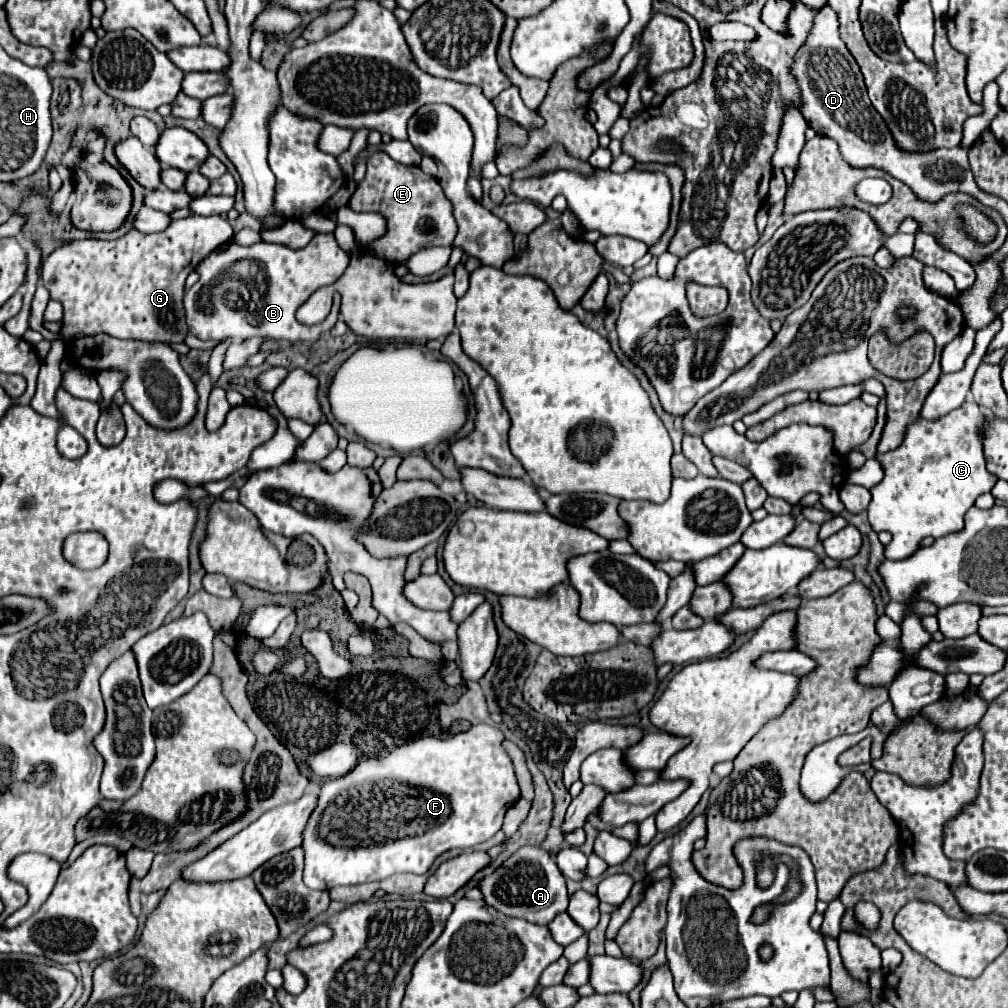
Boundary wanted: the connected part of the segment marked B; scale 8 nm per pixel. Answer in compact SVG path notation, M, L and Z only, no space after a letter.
M333 233L315 235L307 247L297 249L297 251L293 251L285 245L265 243L265 241L259 241L249 247L241 247L241 245L233 243L225 253L209 255L197 267L197 273L201 277L185 295L185 311L187 311L187 321L191 327L191 333L203 341L209 341L209 339L213 339L213 341L223 341L223 339L245 341L245 339L253 339L253 337L263 337L263 339L277 339L277 341L291 341L291 343L295 343L295 341L313 343L335 325L339 305L341 305L341 295L335 293L333 309L331 309L329 317L319 325L311 325L311 327L299 325L299 321L295 319L295 311L299 305L303 305L309 299L309 295L313 291L317 291L323 285L333 285L345 273L347 265L349 265L349 253L345 253L335 243Z

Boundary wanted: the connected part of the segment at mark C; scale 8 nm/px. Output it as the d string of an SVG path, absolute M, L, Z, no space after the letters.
M965 401L961 407L953 409L949 415L941 419L927 421L921 415L907 425L905 439L895 451L877 453L875 459L881 463L885 477L879 485L871 487L871 503L867 507L869 523L873 531L889 531L893 535L891 543L885 547L885 559L897 561L911 551L915 551L925 537L945 537L957 531L963 531L963 517L973 507L975 499L983 493L989 493L991 487L997 483L995 475L985 469L985 455L983 455L983 427L987 413L973 401Z

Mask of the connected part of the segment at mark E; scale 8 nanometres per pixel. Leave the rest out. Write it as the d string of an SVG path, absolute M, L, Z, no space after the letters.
M375 153L367 161L367 173L357 183L355 193L349 199L349 209L357 213L379 213L387 221L387 231L377 241L369 243L365 251L377 259L389 263L405 263L411 255L425 247L447 247L455 237L457 225L451 215L451 203L443 195L443 189L435 177L425 175L419 167L407 167L385 153Z

